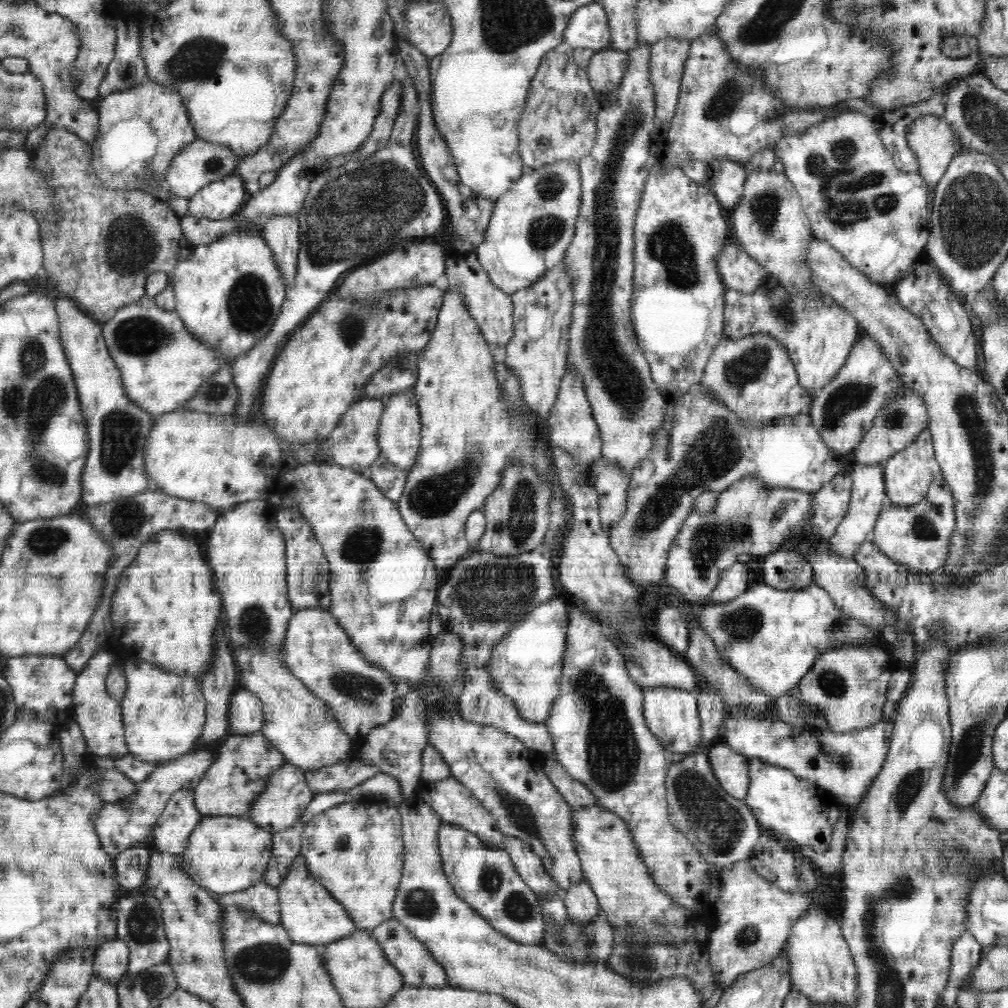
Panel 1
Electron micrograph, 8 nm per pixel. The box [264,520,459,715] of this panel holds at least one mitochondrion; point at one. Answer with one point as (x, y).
(361, 548)

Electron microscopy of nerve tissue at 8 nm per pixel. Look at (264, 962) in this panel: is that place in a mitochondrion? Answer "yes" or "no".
yes

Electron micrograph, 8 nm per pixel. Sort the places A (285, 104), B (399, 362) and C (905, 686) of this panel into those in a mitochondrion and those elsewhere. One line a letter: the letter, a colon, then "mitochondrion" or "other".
A: other
B: other
C: other

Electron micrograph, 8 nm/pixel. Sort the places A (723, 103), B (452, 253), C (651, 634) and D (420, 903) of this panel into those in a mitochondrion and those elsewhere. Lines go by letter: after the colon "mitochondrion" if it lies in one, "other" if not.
A: mitochondrion
B: other
C: other
D: mitochondrion

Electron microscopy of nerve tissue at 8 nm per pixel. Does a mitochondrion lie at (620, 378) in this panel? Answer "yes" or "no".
yes

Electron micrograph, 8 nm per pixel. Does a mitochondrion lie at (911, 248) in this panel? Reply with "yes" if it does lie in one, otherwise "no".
no

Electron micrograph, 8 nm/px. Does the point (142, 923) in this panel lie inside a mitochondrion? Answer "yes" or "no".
yes

